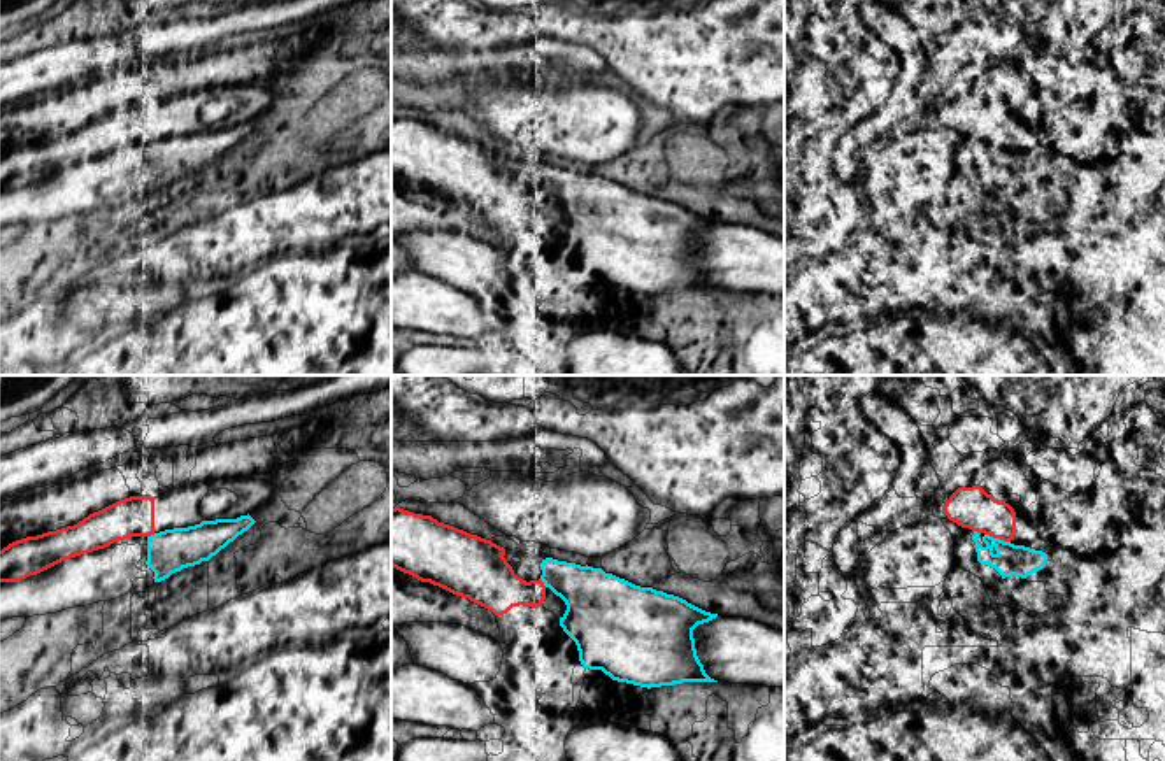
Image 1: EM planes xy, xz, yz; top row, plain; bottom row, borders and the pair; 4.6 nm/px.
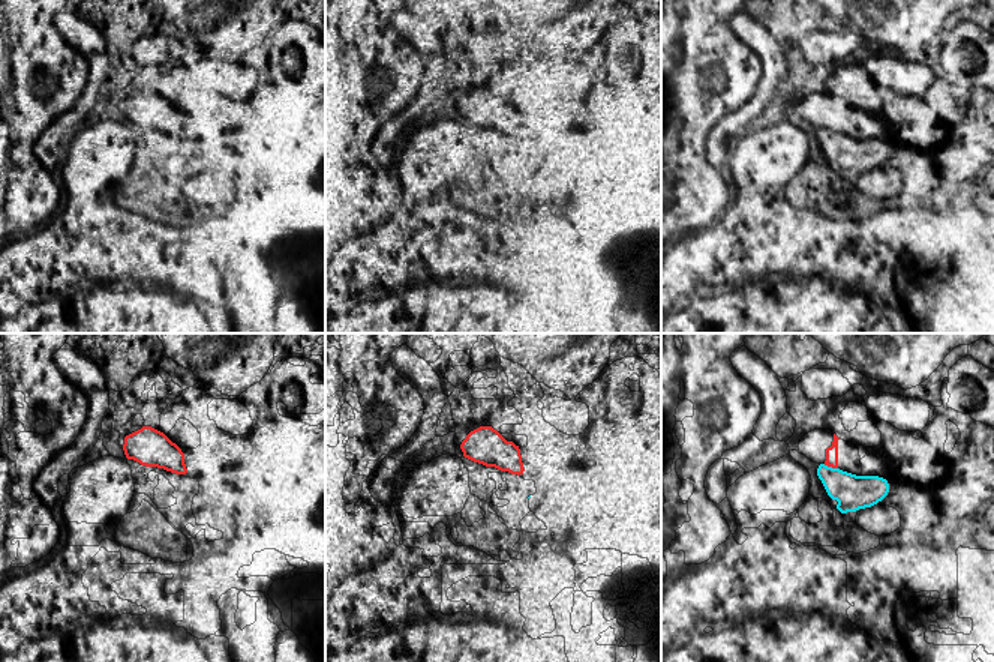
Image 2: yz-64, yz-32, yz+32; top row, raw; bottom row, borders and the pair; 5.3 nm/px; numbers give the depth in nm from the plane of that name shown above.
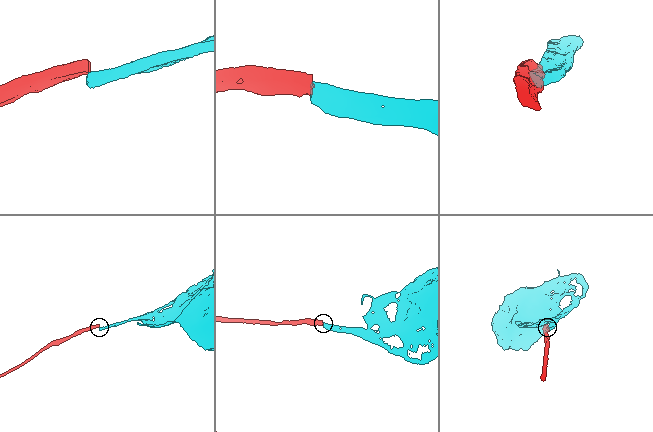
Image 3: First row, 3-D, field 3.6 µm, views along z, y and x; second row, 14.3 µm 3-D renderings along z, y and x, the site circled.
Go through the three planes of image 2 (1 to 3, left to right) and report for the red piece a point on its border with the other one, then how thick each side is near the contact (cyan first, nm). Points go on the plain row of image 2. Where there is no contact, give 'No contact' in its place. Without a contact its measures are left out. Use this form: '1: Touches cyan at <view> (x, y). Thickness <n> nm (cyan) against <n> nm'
1: No contact
2: No contact
3: Touches cyan at yz+32 (831, 131). Thickness 190 nm (cyan) against 60 nm

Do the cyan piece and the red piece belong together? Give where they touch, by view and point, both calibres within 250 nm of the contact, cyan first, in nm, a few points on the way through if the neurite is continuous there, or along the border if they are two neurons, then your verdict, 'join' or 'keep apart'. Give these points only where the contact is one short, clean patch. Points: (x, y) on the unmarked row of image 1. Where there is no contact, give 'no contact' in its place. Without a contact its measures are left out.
contact yz (997, 146); calibres 140 and 190 nm; keep apart

